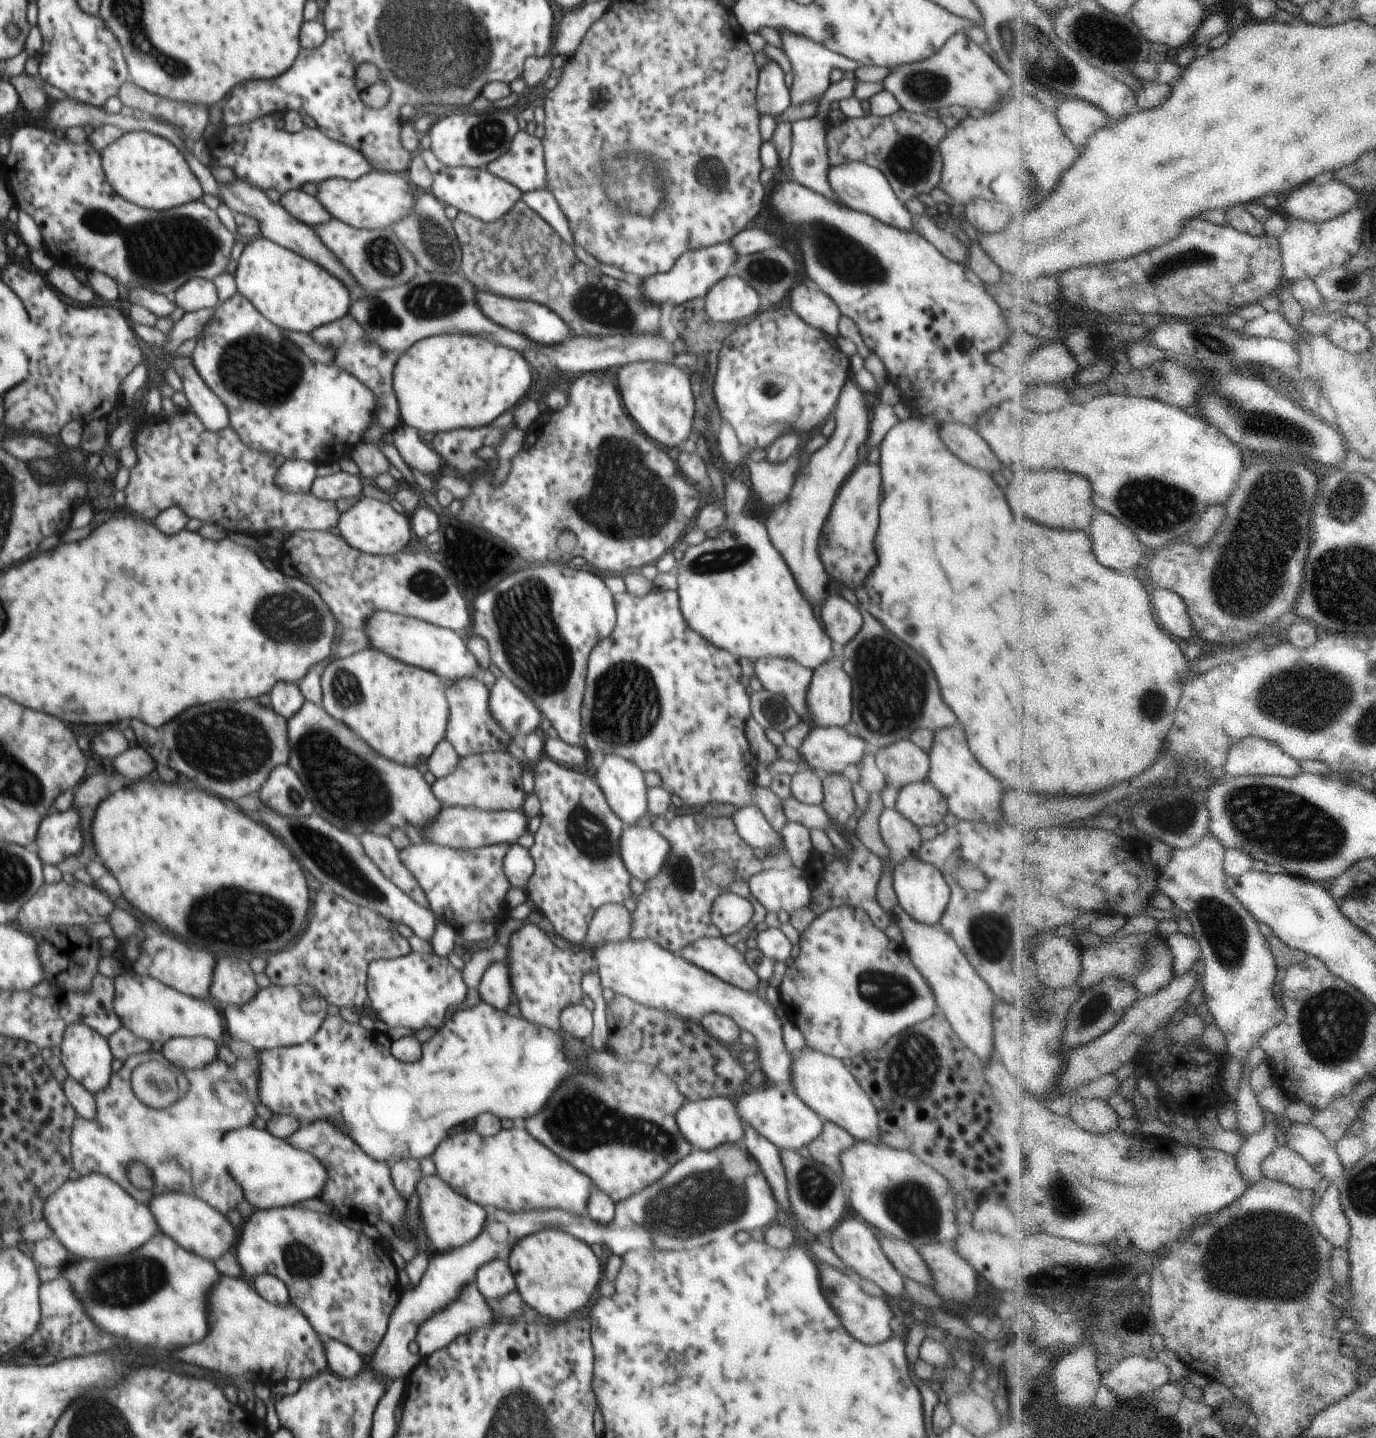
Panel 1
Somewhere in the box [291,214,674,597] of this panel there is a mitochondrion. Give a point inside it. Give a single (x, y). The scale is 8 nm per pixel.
(434, 297)

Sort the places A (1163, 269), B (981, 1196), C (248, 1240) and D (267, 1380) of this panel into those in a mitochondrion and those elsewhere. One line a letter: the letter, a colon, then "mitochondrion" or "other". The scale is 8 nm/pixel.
A: mitochondrion
B: other
C: other
D: other

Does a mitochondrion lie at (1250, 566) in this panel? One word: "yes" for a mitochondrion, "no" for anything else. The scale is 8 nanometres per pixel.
yes

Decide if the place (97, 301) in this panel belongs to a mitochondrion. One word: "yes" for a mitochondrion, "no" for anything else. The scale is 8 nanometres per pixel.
no

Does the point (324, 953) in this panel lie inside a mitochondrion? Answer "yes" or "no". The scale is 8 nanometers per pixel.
yes

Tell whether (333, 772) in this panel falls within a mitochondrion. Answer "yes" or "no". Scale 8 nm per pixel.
yes

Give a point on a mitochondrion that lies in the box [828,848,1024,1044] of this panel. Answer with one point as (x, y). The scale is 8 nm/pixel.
(886, 991)

